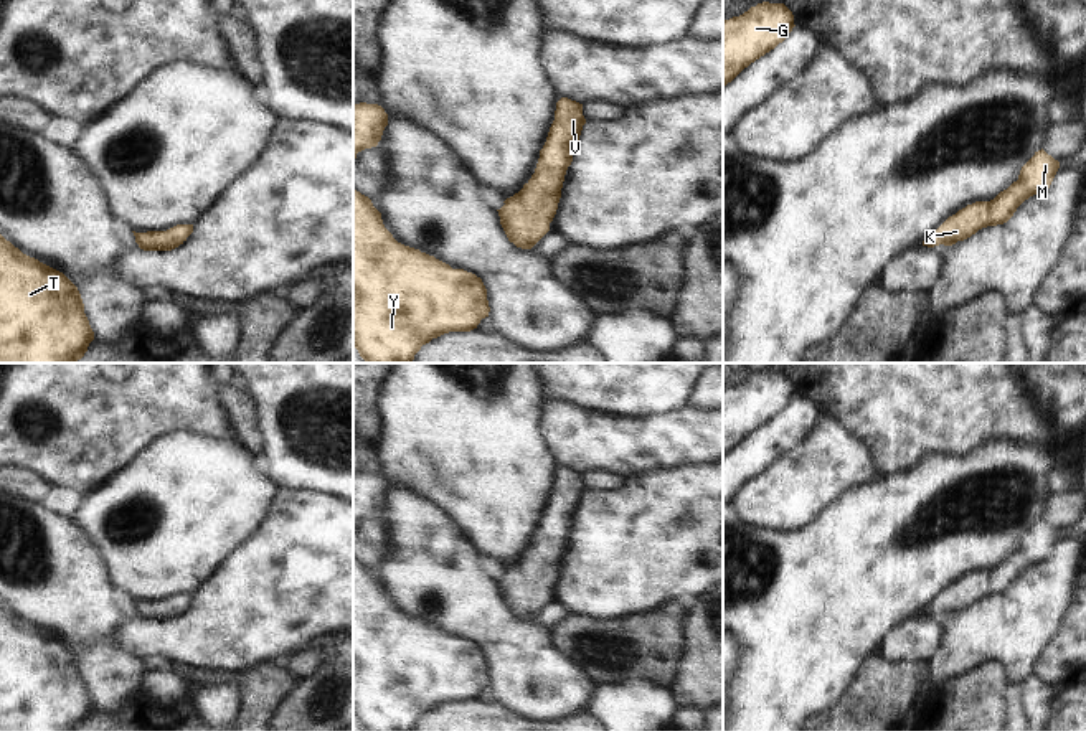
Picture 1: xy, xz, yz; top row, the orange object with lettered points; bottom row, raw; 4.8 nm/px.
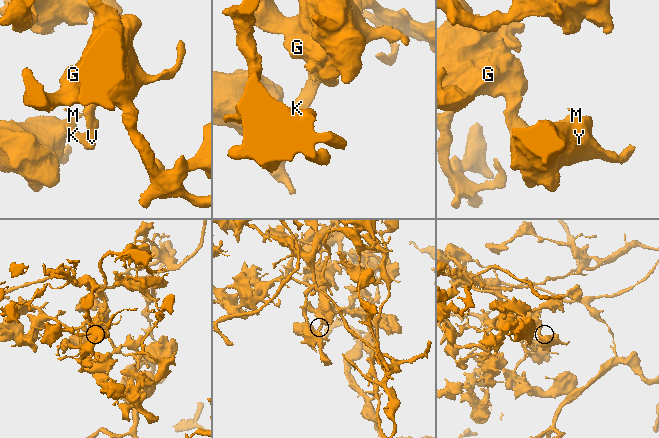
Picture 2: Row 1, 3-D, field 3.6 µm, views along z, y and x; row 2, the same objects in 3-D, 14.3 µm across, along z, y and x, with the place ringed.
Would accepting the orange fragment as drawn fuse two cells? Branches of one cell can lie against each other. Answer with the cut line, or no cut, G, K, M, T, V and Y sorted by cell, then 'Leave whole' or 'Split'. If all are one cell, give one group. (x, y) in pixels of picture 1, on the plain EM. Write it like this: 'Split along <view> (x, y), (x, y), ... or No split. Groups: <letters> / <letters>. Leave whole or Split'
No split. Groups: G K M T V Y. Leave whole.

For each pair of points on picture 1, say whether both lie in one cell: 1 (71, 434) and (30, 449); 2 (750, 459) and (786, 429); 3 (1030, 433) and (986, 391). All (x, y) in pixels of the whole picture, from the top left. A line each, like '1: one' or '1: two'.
1: one
2: one
3: one

